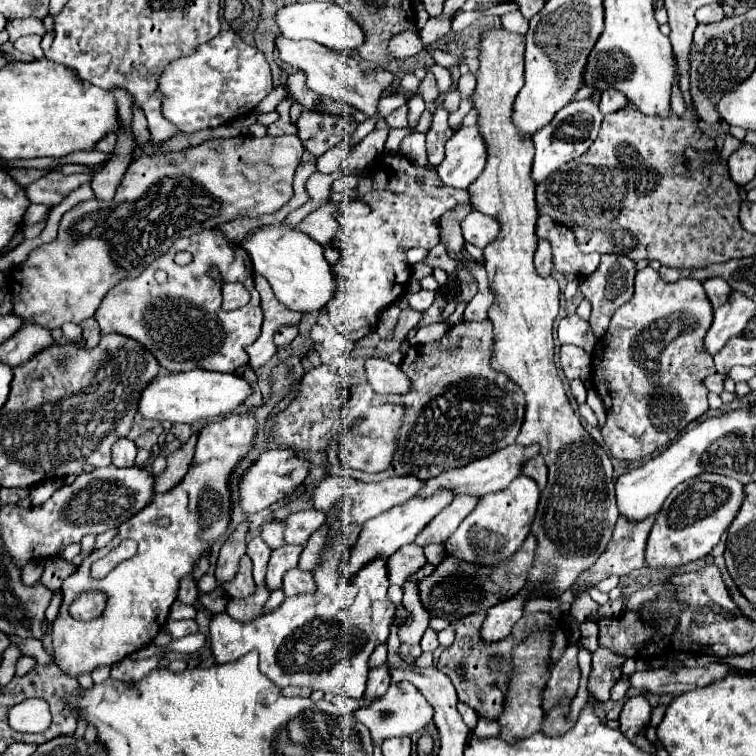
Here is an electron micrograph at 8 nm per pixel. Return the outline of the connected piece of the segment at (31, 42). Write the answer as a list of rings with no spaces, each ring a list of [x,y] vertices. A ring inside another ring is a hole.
[[[26,35],[19,37],[15,41],[15,48],[23,53],[29,53],[33,55],[35,59],[41,59],[44,57],[44,52],[41,48],[42,37],[39,35]]]

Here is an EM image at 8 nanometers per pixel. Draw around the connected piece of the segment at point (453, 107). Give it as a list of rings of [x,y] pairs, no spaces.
[[[457,89],[449,91],[449,93],[441,99],[441,105],[439,105],[439,107],[443,107],[443,109],[449,111],[449,113],[457,111],[457,107],[459,107],[459,91],[457,91]]]

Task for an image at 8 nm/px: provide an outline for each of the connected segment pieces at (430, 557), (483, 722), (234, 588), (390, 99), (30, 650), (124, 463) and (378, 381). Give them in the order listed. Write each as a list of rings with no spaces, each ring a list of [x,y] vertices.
[[[427,545],[425,547],[425,557],[427,557],[427,563],[435,567],[445,557],[445,547],[443,545]]]
[[[479,719],[473,737],[475,739],[487,739],[487,737],[495,737],[499,733],[499,725],[495,721],[487,721],[487,719]]]
[[[243,555],[235,577],[231,581],[223,583],[223,589],[227,591],[227,595],[237,597],[237,599],[245,599],[247,595],[251,595],[251,591],[255,591],[255,581],[251,577],[251,571],[253,571],[253,563],[251,563],[249,555]]]
[[[385,95],[381,101],[379,101],[379,115],[389,115],[393,113],[397,107],[405,105],[409,101],[407,95]]]
[[[9,635],[9,641],[15,643],[19,649],[21,649],[21,655],[29,655],[33,657],[37,663],[49,663],[51,661],[51,655],[45,653],[45,649],[41,647],[41,641],[35,641],[35,639],[21,639],[17,635]]]
[[[119,439],[113,445],[113,465],[115,467],[131,467],[135,465],[137,457],[137,447],[131,439]]]
[[[379,357],[367,359],[365,375],[373,391],[381,395],[389,395],[389,393],[401,395],[407,393],[407,387],[411,387],[411,383],[407,383],[407,377],[399,369],[399,365],[393,365],[387,359],[379,359]]]

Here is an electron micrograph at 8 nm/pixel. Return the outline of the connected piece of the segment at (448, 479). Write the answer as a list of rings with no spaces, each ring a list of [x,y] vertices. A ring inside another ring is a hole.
[[[511,445],[505,447],[503,451],[495,451],[495,455],[487,455],[485,459],[477,459],[473,463],[467,463],[463,467],[457,469],[447,469],[437,477],[431,477],[425,481],[425,485],[417,491],[417,497],[431,497],[441,489],[449,489],[455,495],[475,495],[475,497],[483,497],[487,493],[495,493],[501,491],[503,487],[507,487],[507,483],[511,483],[511,479],[515,479],[519,473],[519,467],[523,465],[523,459],[527,459],[527,455],[537,455],[539,447],[531,445],[531,447],[519,447],[519,445]]]

